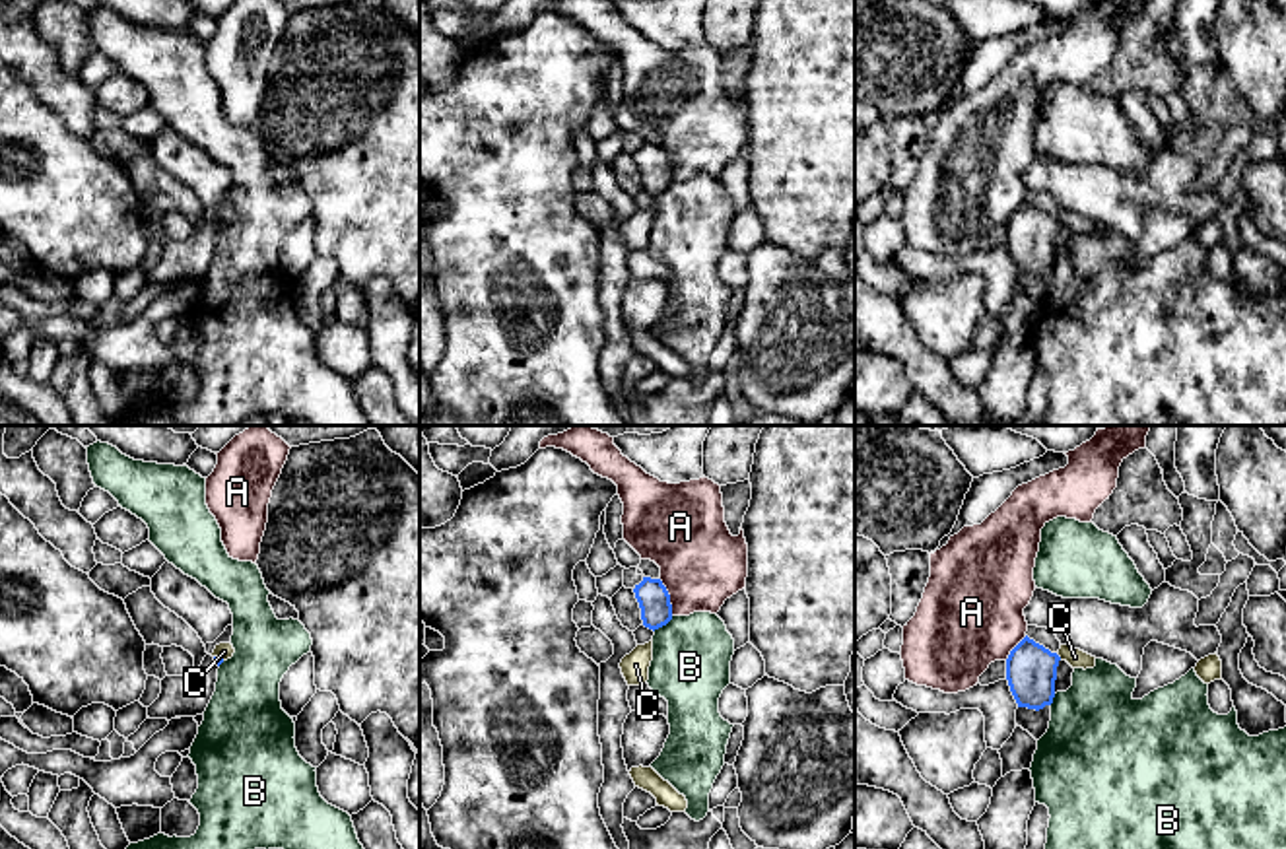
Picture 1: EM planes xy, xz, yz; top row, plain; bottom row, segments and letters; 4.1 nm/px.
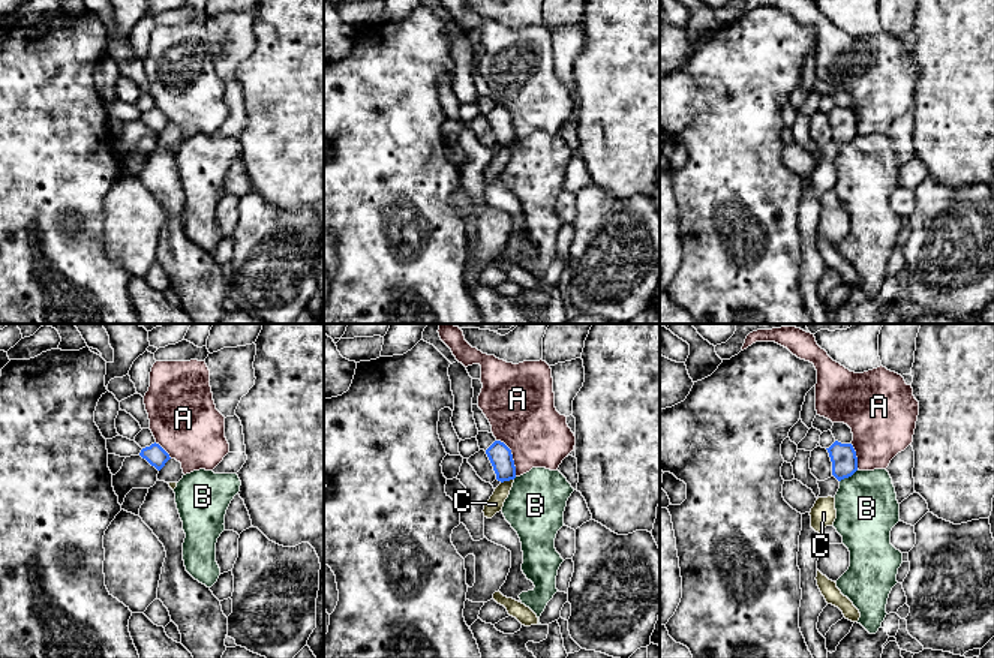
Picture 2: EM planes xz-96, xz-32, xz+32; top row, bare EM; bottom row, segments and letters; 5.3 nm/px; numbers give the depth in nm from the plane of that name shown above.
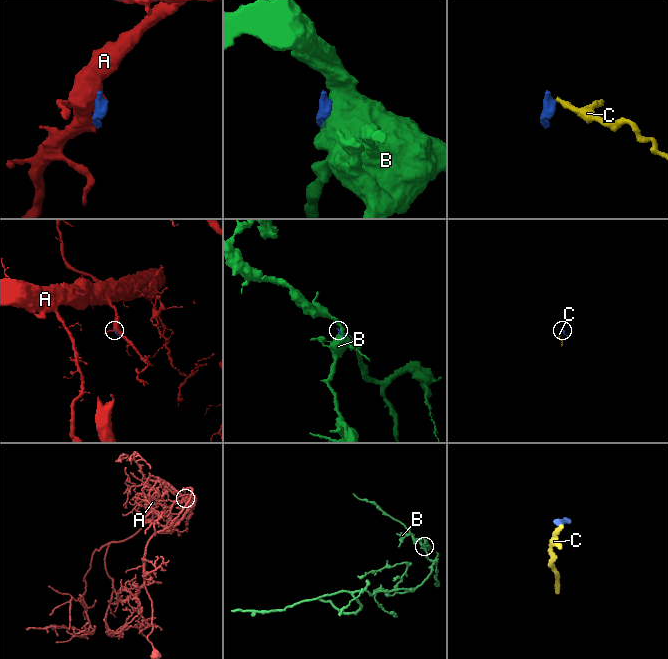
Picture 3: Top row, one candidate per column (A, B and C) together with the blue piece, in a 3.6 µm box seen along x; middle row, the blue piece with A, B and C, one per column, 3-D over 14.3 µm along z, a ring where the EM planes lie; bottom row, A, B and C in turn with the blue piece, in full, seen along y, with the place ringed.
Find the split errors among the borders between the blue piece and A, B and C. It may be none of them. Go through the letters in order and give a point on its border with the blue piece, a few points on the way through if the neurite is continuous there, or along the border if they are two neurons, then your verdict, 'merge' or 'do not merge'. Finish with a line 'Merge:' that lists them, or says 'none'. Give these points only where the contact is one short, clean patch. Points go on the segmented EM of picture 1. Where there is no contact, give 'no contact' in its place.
A: meets blue in xz at (669, 597); border along xz (659, 579), (669, 595), (673, 614); do not merge
B: meets blue in xz at (663, 624); do not merge
C: meets blue in yz at (1059, 657); border along yz (1057, 655), (1061, 659); do not merge
Merge: none

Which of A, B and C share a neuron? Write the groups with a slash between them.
A C / B

